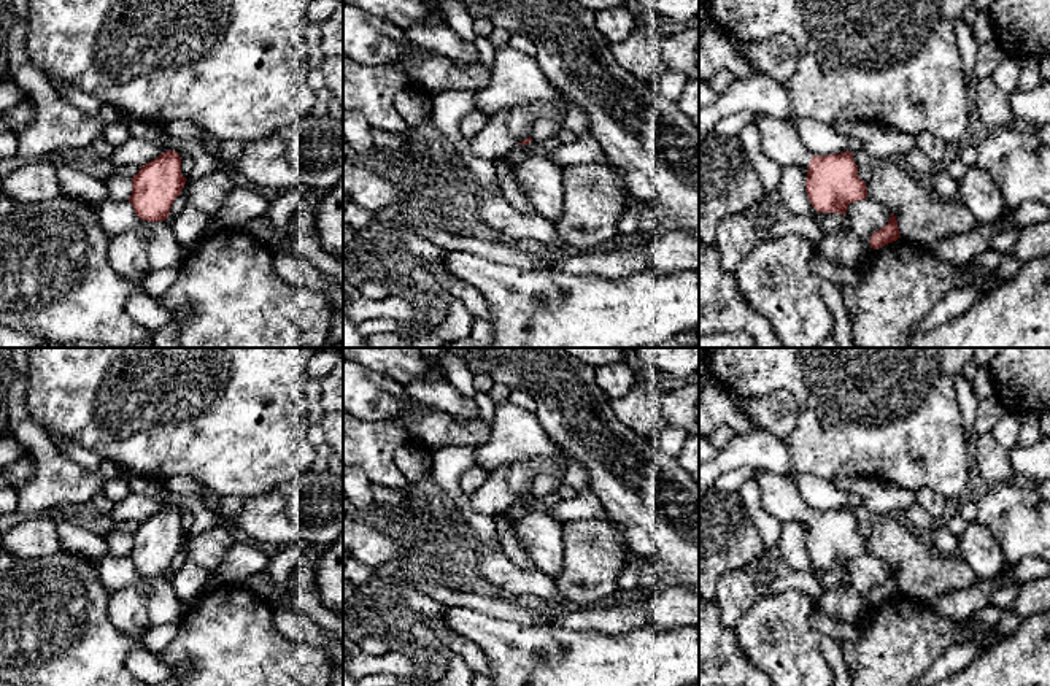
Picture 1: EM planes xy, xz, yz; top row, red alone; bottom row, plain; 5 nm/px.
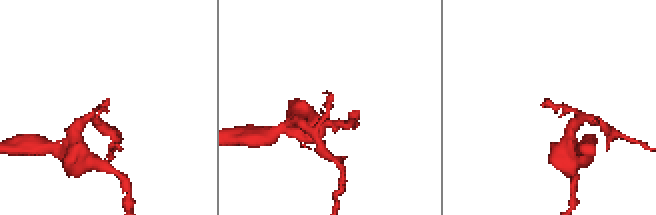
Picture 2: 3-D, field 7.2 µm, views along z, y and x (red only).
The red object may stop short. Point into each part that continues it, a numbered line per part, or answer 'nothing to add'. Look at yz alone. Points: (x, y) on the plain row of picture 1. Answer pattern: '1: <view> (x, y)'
1: yz (780, 497)

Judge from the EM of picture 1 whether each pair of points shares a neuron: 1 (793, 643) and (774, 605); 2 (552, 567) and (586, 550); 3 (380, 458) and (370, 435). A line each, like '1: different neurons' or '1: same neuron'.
1: same neuron
2: different neurons
3: same neuron

